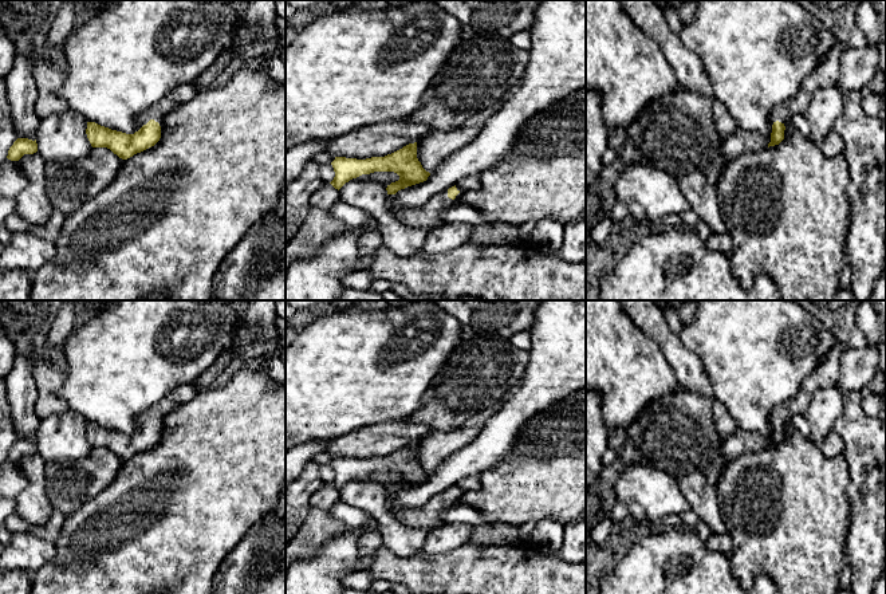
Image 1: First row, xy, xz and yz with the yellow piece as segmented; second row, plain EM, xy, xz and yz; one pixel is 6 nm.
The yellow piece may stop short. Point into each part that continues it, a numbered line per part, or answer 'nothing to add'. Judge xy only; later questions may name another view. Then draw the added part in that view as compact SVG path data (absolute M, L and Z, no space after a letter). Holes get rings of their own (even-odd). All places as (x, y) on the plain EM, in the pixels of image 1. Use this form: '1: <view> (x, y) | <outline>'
1: xy (184, 393) | M184 383L170 392L166 397L164 397L160 402L145 410L137 417L137 425L141 429L150 420L154 420L160 424L161 432L165 417L176 410L178 406L192 401L194 397L194 388L192 383Z

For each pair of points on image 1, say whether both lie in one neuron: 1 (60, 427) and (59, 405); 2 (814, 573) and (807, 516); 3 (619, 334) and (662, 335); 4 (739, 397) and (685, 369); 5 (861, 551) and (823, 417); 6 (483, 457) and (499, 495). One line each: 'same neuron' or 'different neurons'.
1: different neurons
2: same neuron
3: different neurons
4: different neurons
5: different neurons
6: different neurons

